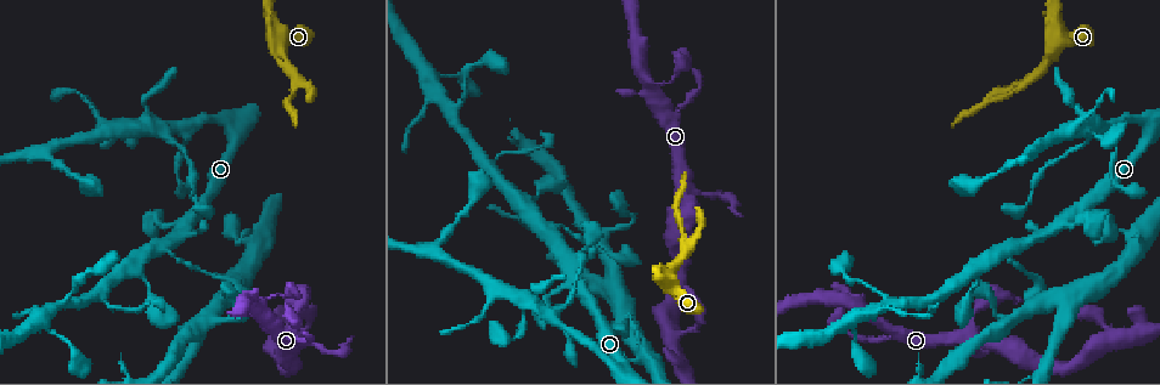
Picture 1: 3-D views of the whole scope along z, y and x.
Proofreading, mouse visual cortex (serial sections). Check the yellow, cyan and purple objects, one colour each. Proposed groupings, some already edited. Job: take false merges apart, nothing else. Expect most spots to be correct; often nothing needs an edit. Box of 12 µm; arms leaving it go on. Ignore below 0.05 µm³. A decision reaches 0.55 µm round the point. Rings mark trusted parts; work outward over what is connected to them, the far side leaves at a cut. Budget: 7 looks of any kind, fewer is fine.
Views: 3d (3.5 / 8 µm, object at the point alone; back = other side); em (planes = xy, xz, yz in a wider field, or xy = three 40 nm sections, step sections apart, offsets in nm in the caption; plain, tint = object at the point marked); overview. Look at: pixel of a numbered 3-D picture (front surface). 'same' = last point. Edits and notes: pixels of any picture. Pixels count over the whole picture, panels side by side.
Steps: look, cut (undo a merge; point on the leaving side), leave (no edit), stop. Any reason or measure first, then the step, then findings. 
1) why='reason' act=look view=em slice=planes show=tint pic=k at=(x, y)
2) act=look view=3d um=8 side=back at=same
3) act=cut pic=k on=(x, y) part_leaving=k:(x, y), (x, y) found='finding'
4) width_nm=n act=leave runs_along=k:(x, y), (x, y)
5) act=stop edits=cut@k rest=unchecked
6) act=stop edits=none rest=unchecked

why='a fork' act=look view=3d um=3.5 pic=1 at=(1028, 79)

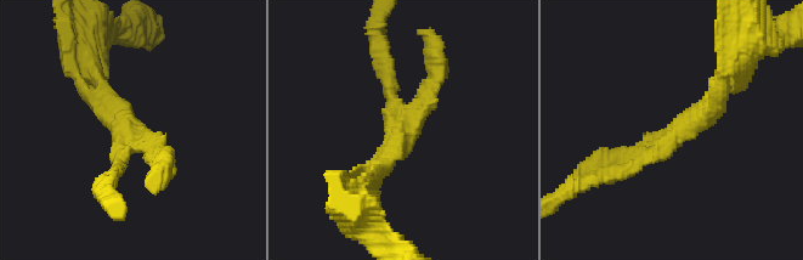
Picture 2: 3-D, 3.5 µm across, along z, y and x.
arms=3 arm_widths_nm=200,200,250 act=look view=em slice=xy step=5 show=tint pic=2 at=(124, 134)

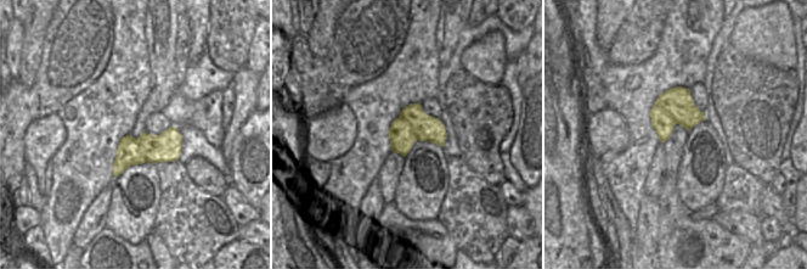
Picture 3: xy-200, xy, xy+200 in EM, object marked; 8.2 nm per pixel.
act=look view=em slice=xy step=2 show=tint at=same

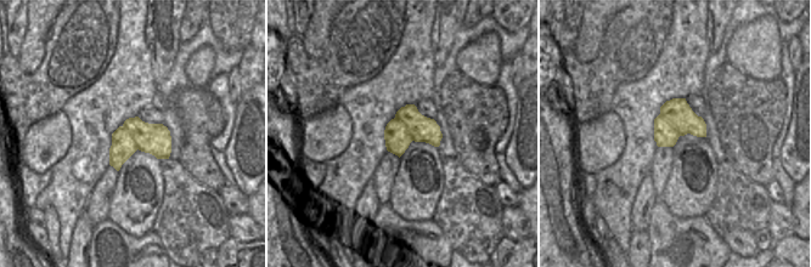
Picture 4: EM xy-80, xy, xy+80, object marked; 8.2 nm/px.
width_nm=280 act=cut pic=2 on=(390, 69) border=4:(395, 117), (404, 124), (414, 140) found='two cells meet here'

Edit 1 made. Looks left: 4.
why='three arms meet' act=look view=3d um=3.5 pic=1 at=(550, 235)

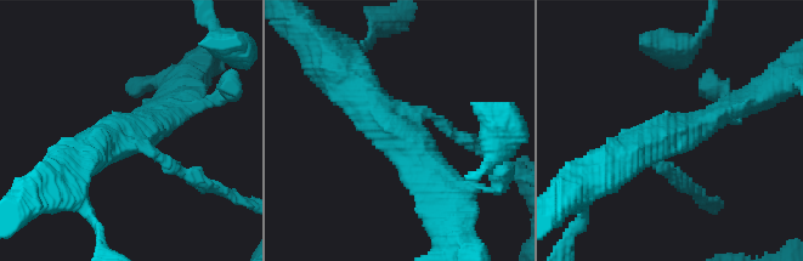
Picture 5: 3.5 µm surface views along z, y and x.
arms=3 arm_widths_nm=150,350,500 act=look view=em slice=xy step=2 show=tint pic=5 at=(396, 136)

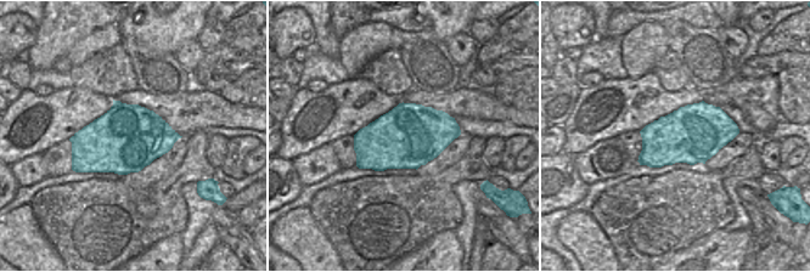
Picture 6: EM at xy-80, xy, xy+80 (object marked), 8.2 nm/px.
act=leave runs_along=5:(728, 109), (650, 147), (672, 172) found='all the same cell'

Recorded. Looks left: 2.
act=stop edits=cut@2 rest=unchecked

